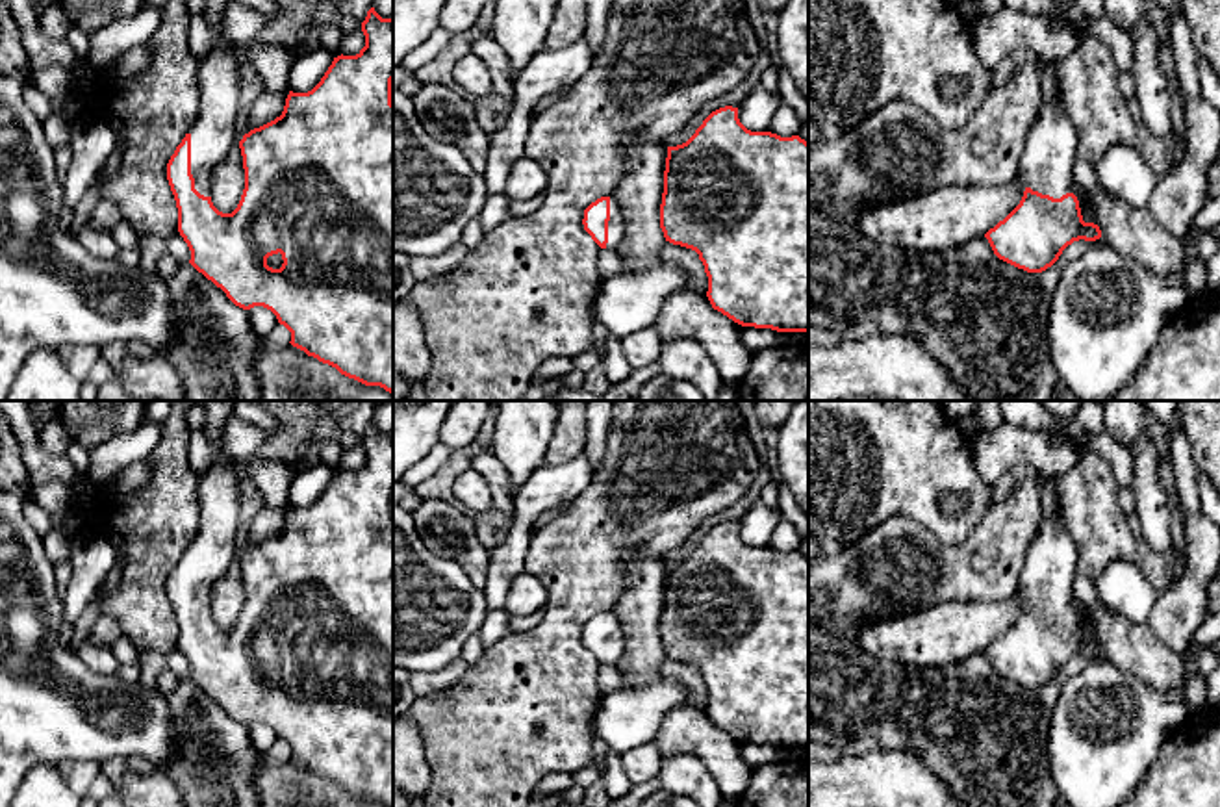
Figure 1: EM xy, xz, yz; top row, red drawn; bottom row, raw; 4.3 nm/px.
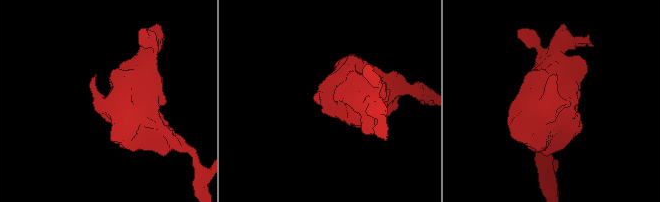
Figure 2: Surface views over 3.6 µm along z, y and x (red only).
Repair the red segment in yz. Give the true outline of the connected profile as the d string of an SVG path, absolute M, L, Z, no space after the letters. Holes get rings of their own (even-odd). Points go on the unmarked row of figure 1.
M1055 475L1040 480L1042 525L1027 549L1020 577L1025 601L1020 620L985 653L994 670L1027 688L1051 683L1074 657L1096 657L1101 646L1085 638L1072 608L1077 547L1061 525Z

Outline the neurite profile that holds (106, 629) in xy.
M102 614L91 633L89 638L100 646L111 646L115 640L122 636L121 625L115 618Z

